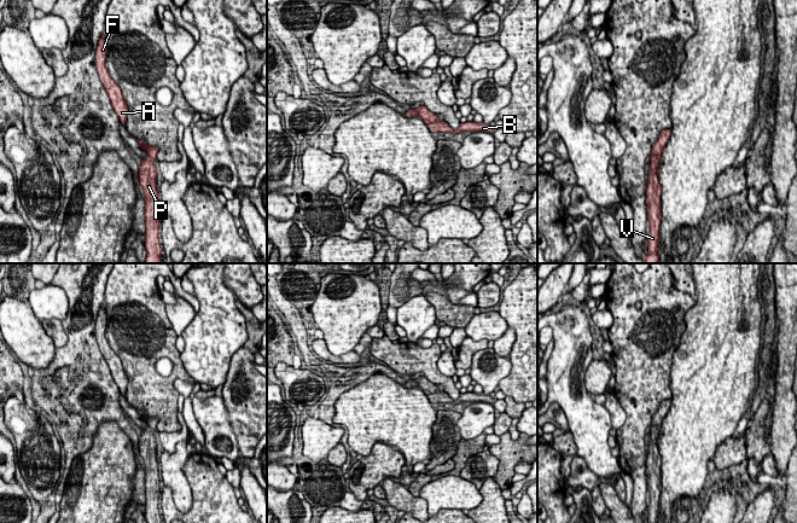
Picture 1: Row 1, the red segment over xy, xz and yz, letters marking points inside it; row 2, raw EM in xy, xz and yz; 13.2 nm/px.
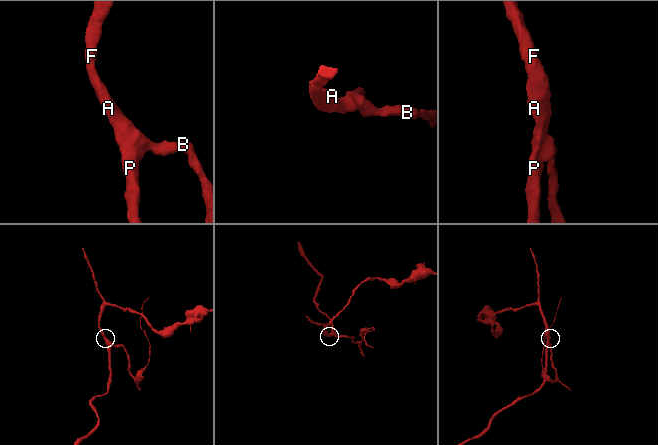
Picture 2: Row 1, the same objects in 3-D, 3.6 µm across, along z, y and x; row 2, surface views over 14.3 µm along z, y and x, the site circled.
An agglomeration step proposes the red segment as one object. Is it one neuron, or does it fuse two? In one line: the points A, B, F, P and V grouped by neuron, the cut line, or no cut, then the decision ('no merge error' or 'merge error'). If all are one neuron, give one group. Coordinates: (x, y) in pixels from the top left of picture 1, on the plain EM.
A B F P V | no cut | no merge error

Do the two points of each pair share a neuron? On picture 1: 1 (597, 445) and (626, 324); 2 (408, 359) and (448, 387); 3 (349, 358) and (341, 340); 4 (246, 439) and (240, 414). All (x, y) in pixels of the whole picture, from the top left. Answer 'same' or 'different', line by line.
1: different
2: same
3: different
4: same

